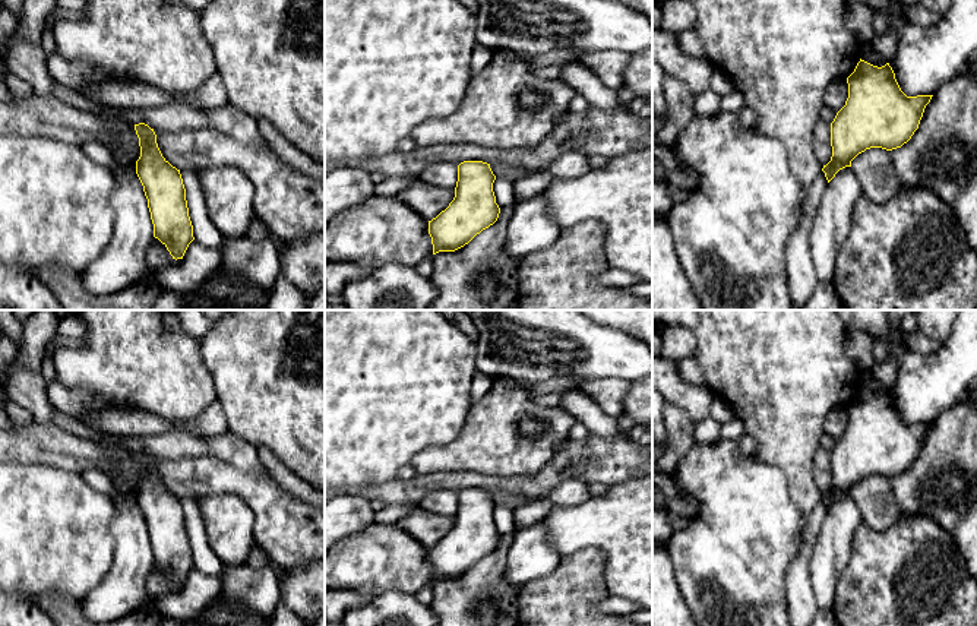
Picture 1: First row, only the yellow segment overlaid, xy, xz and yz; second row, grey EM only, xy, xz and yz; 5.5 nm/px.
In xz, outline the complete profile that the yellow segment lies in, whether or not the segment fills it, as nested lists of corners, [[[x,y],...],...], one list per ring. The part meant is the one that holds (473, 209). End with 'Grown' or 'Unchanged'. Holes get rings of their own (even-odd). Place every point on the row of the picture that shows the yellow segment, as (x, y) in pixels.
[[[464,161],[458,165],[453,200],[429,221],[433,254],[464,247],[497,221],[500,208],[493,192],[494,180],[487,162]]]. Unchanged

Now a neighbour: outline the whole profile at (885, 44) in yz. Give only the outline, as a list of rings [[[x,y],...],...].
[[[888,28],[882,35],[875,35],[869,44],[876,54],[882,56],[886,63],[889,63],[898,47],[898,38],[895,31]]]

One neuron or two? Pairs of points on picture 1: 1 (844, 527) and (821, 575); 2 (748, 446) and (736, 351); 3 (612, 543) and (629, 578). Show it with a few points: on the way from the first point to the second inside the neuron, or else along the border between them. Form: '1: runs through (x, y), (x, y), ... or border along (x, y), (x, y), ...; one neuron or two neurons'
1: runs through (835, 538), (827, 563); one neuron
2: border along (745, 433), (751, 435), (756, 442), (753, 454); two neurons
3: runs through (620, 552), (629, 560), (629, 569); one neuron

